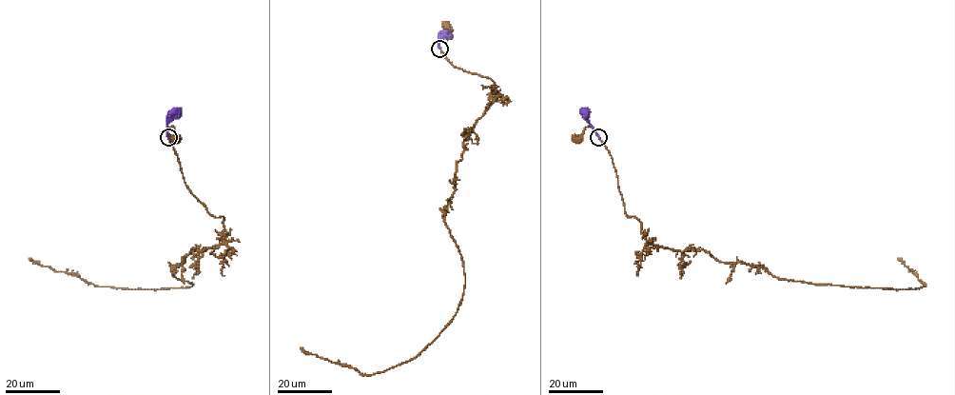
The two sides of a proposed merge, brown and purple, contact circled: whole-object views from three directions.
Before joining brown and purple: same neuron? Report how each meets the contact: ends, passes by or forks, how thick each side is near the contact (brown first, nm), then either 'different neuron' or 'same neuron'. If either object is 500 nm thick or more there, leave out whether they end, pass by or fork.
brown passes by; purple ends; calibres 180 and 260 nm; different neuron

